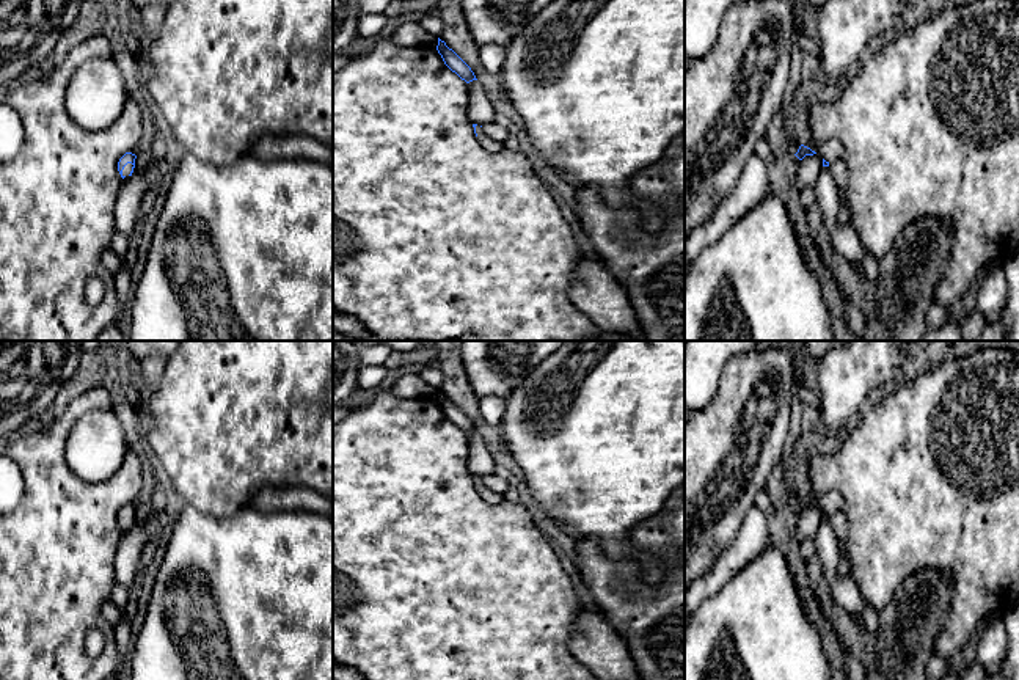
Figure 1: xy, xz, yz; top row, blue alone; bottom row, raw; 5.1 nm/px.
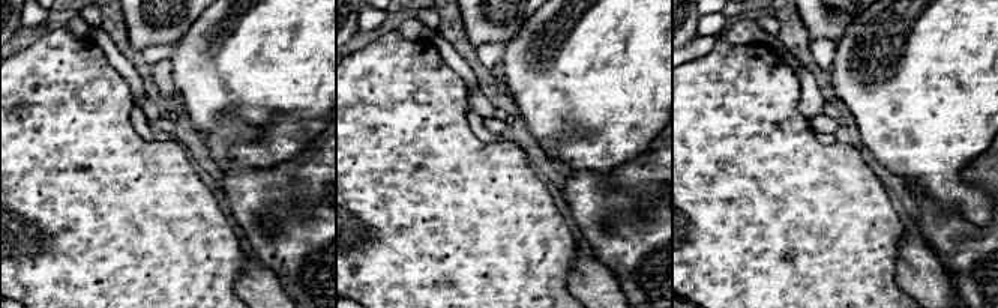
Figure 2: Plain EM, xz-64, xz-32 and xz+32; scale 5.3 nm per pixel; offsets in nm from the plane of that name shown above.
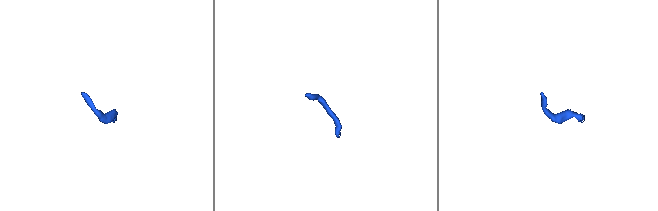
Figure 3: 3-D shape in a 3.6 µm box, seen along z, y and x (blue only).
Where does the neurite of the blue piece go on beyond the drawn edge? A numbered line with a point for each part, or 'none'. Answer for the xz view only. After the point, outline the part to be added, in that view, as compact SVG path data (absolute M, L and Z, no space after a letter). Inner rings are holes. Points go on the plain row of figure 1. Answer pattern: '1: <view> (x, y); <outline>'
1: xz (490, 497); M480 476L476 477L476 485L477 485L479 495L480 495L487 503L498 504L498 503L501 503L501 501L504 499L502 495L488 490L488 488L482 484Z

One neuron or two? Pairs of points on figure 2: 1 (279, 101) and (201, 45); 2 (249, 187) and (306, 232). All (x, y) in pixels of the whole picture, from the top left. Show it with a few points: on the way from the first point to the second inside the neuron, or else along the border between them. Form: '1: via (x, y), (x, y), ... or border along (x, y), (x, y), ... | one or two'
1: via (260, 81), (242, 63), (221, 63) | one
2: via (263, 200), (293, 230) | one

